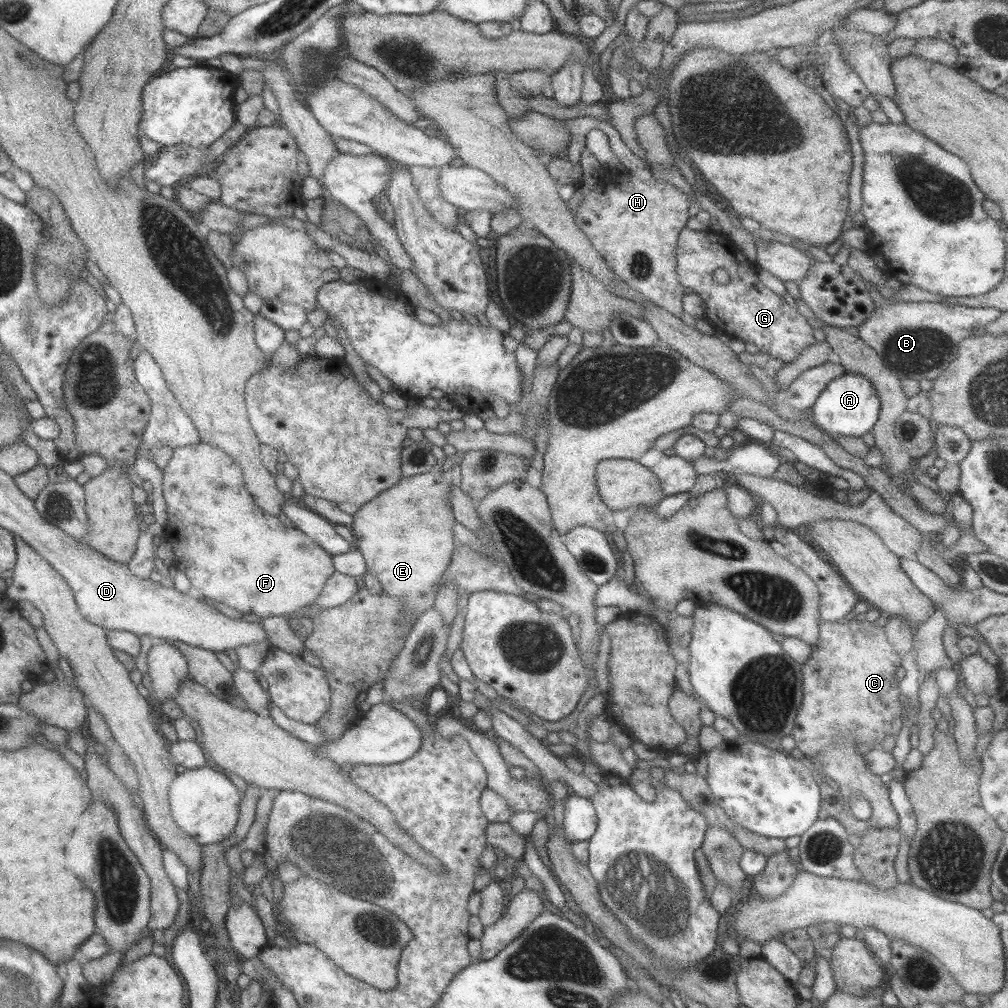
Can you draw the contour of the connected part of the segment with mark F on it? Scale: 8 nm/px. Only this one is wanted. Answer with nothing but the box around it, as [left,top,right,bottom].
[162,441,334,619]

